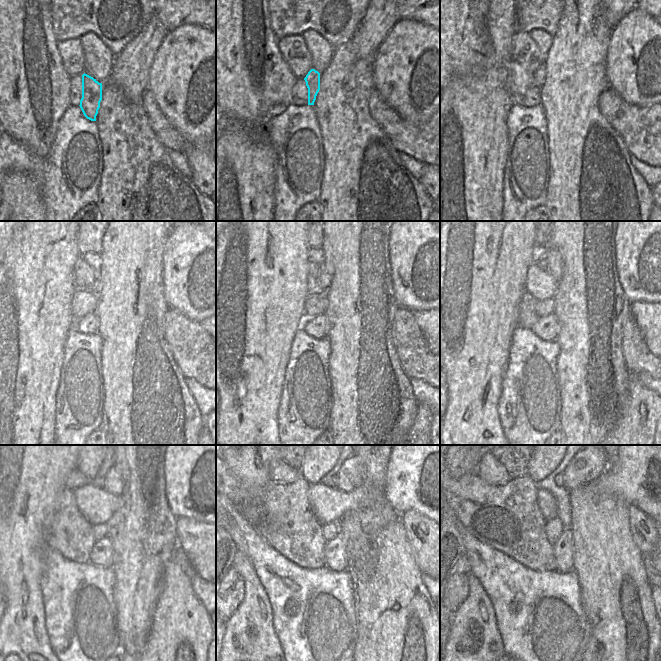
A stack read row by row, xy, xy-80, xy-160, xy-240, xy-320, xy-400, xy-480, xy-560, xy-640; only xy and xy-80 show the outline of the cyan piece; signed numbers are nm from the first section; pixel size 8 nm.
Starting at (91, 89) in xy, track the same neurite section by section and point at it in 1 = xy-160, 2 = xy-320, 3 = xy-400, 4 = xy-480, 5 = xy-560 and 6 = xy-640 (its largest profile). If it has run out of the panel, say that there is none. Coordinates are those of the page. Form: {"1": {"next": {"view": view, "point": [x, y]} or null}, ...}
{"1": {"next": {"view": "xy-160", "point": [540, 73]}}, "2": {"next": {"view": "xy-320", "point": [326, 269]}}, "3": {"next": {"view": "xy-400", "point": [553, 260]}}, "4": {"next": {"view": "xy-480", "point": [113, 482]}}, "5": {"next": {"view": "xy-560", "point": [352, 473]}}, "6": {"next": {"view": "xy-640", "point": [587, 465]}}}

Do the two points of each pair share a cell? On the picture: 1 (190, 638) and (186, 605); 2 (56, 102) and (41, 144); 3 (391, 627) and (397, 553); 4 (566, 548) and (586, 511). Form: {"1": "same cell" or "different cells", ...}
{"1": "same cell", "2": "same cell", "3": "same cell", "4": "different cells"}

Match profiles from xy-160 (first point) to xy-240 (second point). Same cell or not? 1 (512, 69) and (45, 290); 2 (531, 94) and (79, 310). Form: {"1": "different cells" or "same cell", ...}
{"1": "different cells", "2": "different cells"}

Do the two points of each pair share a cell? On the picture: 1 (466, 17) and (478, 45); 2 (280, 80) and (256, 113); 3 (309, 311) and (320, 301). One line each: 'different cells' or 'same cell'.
1: same cell
2: same cell
3: same cell

